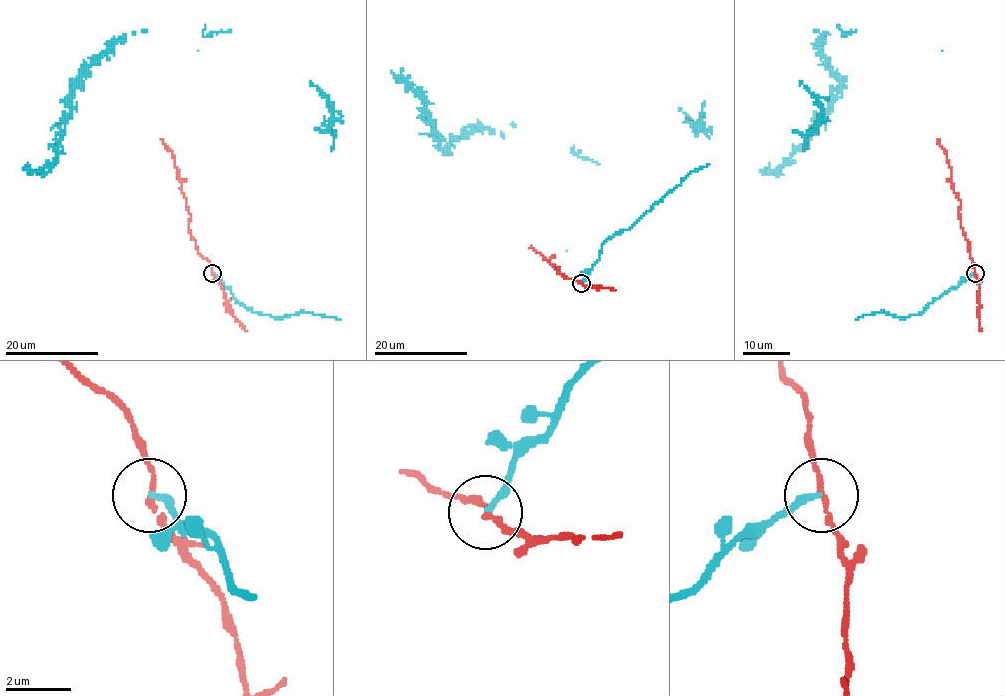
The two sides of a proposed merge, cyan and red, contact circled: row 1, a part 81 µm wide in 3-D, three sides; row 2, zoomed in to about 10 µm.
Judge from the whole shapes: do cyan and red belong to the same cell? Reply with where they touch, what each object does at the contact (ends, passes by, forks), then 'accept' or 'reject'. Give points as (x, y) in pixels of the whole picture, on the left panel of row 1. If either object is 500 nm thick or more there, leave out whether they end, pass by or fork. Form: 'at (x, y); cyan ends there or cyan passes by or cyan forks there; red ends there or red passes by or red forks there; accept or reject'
at (212, 273); cyan ends there; red passes by; reject

